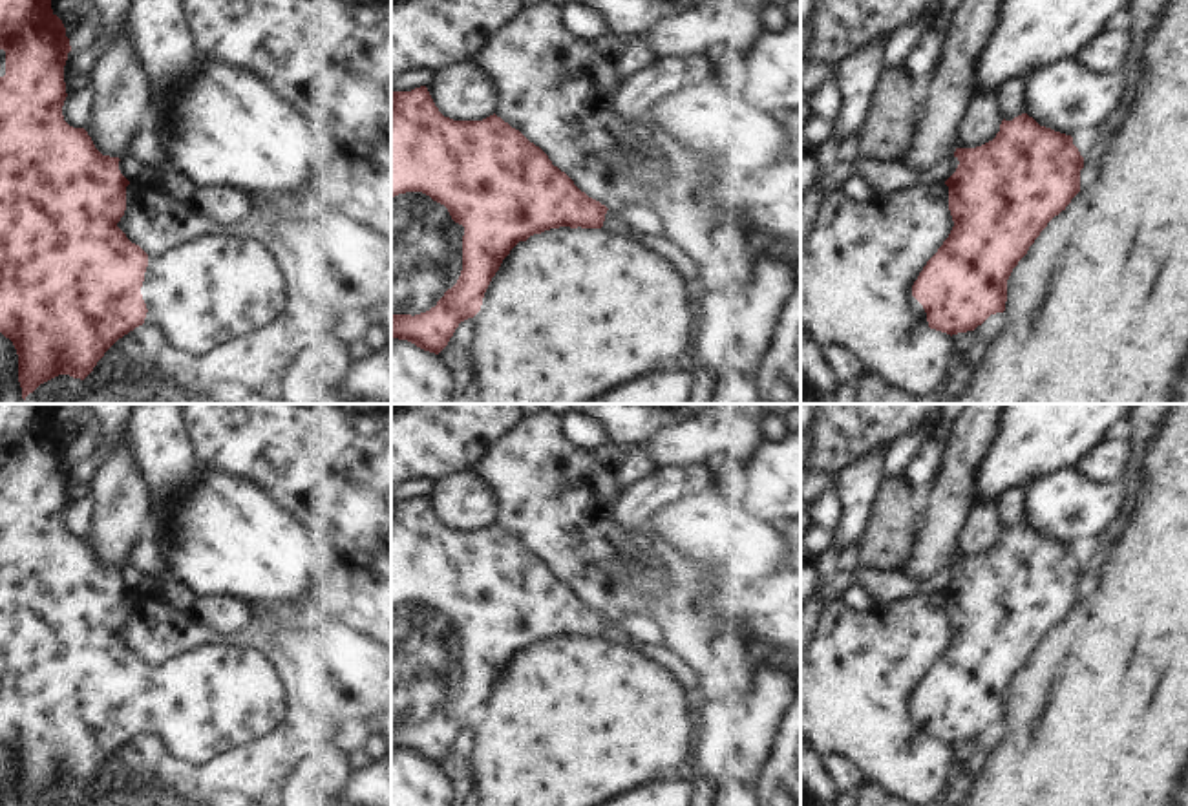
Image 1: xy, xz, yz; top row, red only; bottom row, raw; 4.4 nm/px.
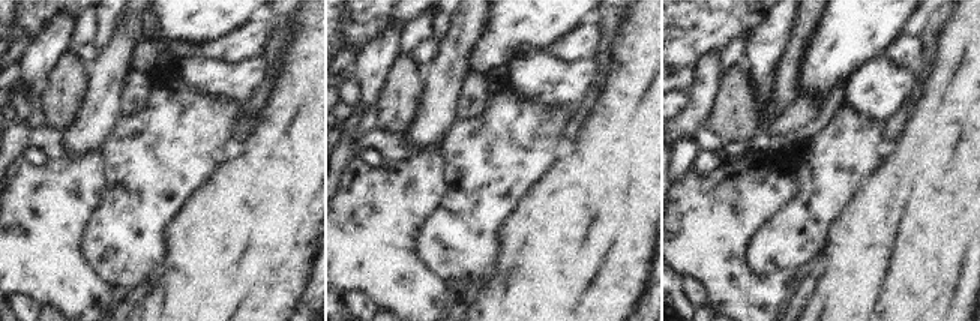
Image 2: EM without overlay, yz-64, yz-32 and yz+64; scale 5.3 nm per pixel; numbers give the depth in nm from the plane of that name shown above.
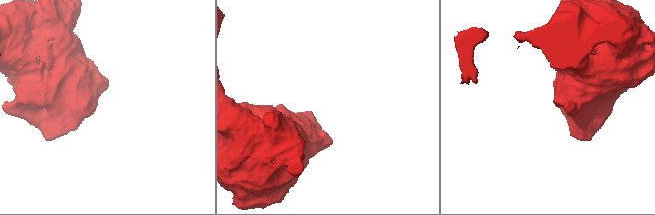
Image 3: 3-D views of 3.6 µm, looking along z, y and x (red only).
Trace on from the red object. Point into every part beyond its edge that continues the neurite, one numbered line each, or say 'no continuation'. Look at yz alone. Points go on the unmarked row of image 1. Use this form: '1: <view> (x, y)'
1: yz (916, 717)

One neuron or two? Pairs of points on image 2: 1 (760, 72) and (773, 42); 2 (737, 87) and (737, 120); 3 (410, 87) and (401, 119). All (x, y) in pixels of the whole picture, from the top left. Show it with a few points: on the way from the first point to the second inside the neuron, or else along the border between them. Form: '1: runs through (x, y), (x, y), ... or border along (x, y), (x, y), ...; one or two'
1: runs through (761, 65), (766, 50); one
2: runs through (737, 95), (737, 113); one
3: runs through (402, 95), (401, 111); one

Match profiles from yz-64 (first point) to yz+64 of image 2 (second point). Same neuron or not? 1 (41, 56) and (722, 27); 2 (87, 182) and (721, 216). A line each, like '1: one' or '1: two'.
1: two
2: one

